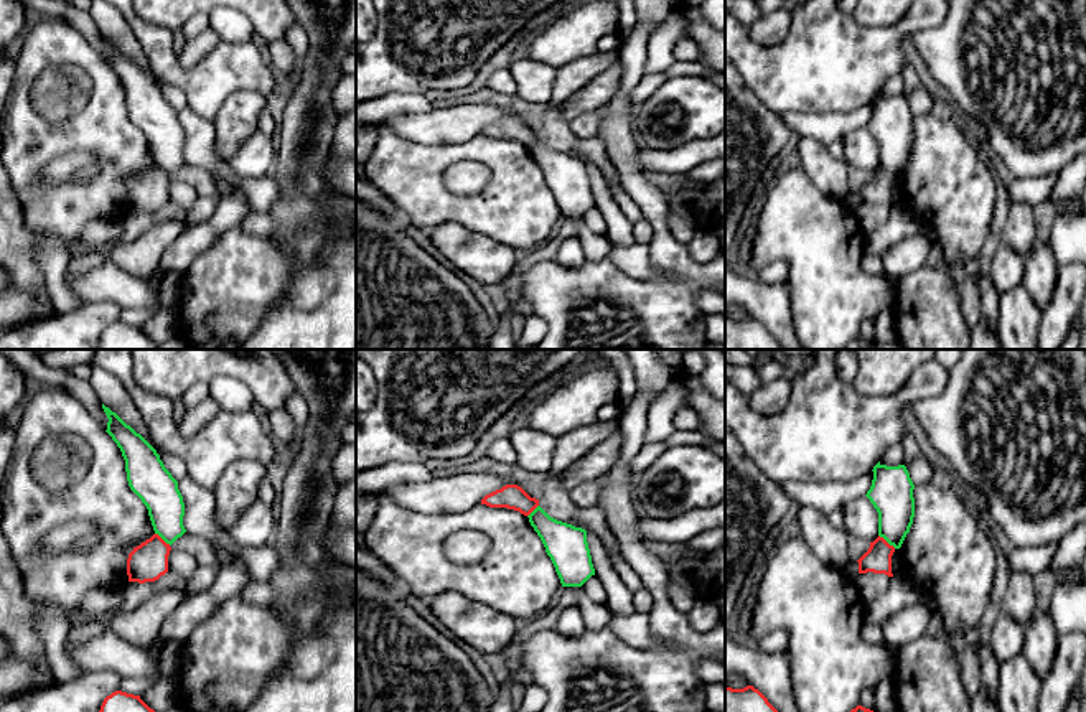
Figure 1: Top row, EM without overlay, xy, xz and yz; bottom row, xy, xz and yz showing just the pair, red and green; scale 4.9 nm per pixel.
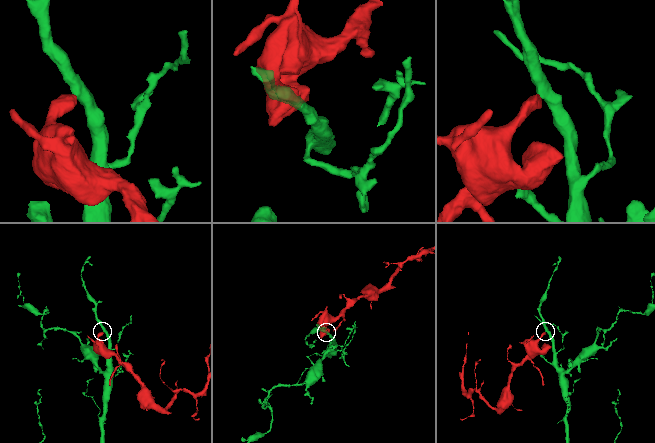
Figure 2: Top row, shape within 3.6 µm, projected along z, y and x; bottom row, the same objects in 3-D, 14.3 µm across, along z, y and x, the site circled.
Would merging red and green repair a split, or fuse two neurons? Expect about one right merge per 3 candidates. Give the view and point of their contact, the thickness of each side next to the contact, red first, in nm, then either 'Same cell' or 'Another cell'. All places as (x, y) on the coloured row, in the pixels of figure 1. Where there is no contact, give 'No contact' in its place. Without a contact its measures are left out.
Touches red at yz (885, 541). Thickness 140 nm (red) against 200 nm. Another cell

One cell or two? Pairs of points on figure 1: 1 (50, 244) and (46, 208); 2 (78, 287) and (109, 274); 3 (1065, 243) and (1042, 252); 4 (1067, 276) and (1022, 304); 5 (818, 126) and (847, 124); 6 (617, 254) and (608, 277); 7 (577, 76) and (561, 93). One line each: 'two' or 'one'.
1: two
2: one
3: two
4: two
5: one
6: two
7: one

